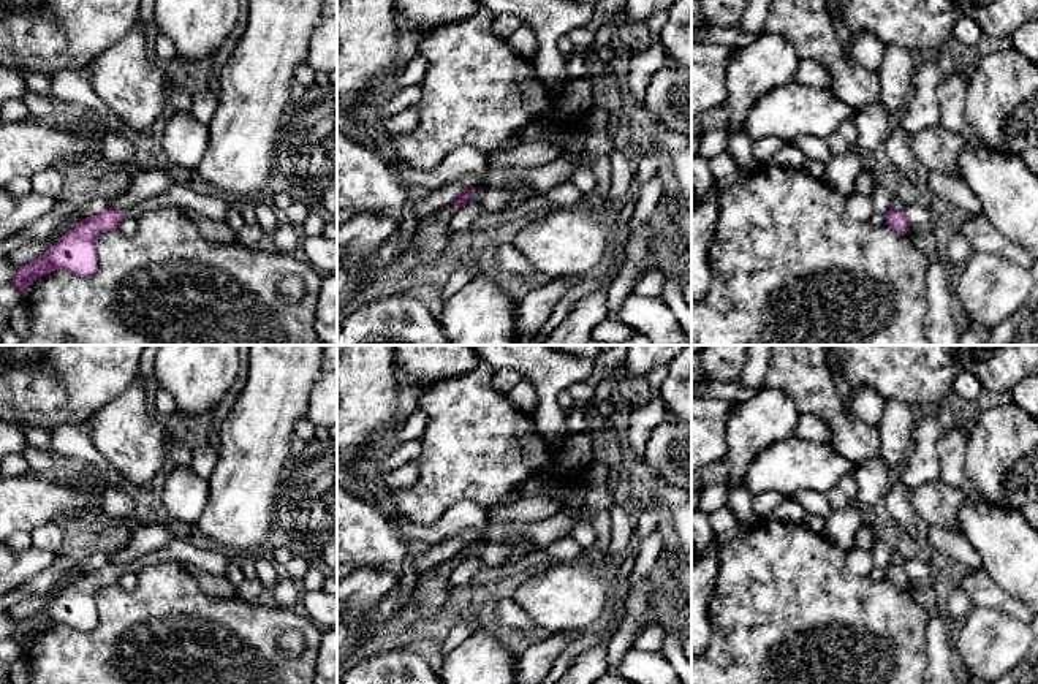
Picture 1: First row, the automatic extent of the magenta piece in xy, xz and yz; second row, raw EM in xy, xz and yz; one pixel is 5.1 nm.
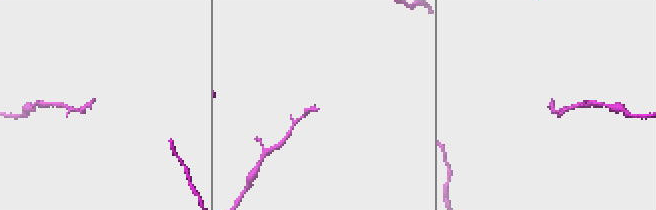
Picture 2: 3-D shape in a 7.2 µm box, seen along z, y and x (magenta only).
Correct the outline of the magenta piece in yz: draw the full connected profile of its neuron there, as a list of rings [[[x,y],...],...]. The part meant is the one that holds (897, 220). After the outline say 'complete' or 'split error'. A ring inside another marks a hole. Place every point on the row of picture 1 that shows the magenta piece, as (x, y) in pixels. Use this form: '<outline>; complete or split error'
[[[891,209],[886,214],[886,223],[897,231],[899,234],[905,234],[910,230],[910,222],[907,218],[907,215],[904,214],[904,211],[897,211],[897,209]]]; complete

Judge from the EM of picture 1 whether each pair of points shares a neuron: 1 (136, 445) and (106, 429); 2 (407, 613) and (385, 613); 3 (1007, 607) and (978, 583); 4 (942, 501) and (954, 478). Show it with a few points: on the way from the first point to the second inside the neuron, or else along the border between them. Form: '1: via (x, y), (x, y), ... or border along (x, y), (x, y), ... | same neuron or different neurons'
1: via (128, 437), (122, 431), (114, 429) | same neuron
2: via (402, 613), (390, 613) | same neuron
3: via (1000, 600), (984, 589) | same neuron
4: border along (939, 478), (958, 486), (966, 496), (958, 521) | different neurons

